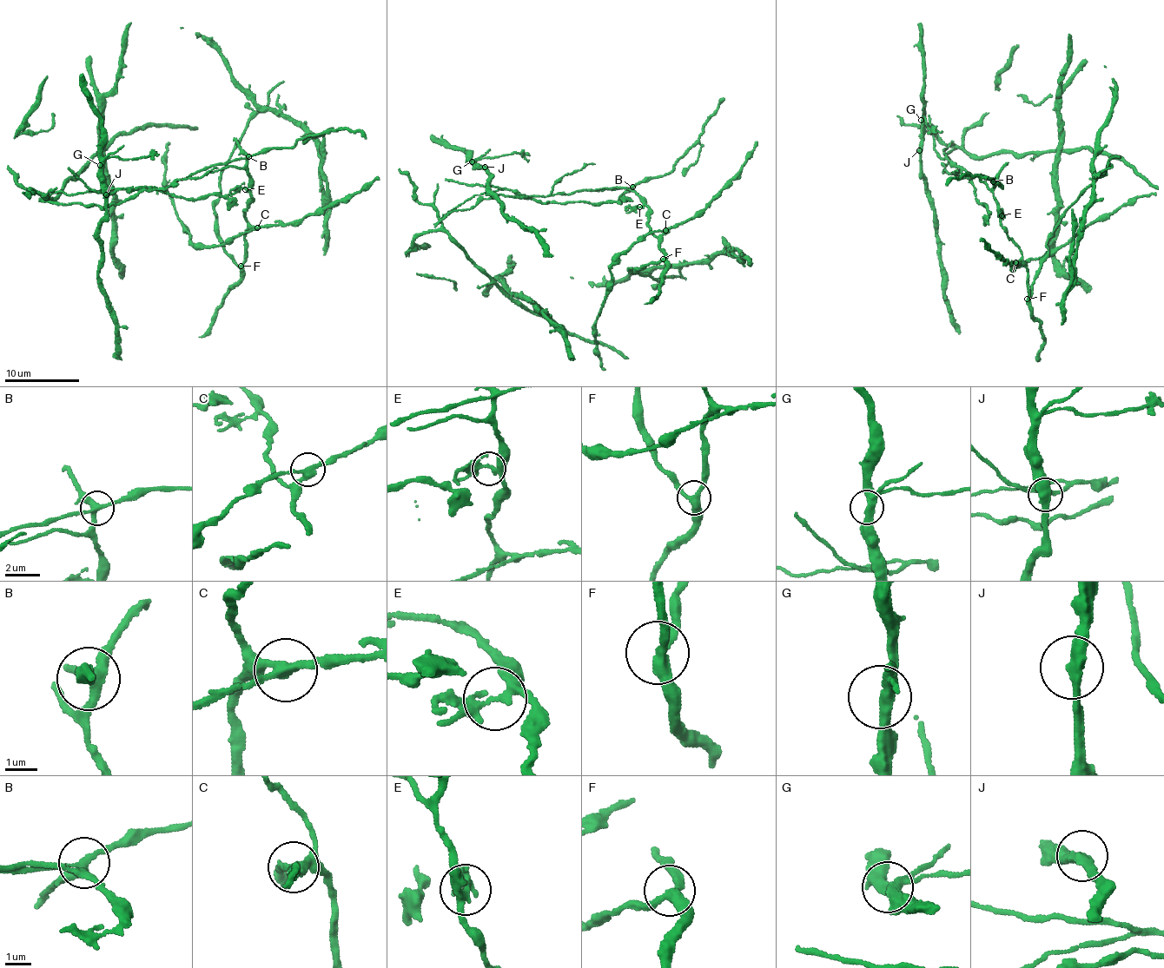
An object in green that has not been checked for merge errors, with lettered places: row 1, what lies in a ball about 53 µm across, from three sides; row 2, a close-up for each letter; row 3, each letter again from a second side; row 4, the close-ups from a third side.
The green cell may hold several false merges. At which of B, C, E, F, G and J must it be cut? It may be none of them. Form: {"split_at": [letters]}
{"split_at": ["B", "C"]}

